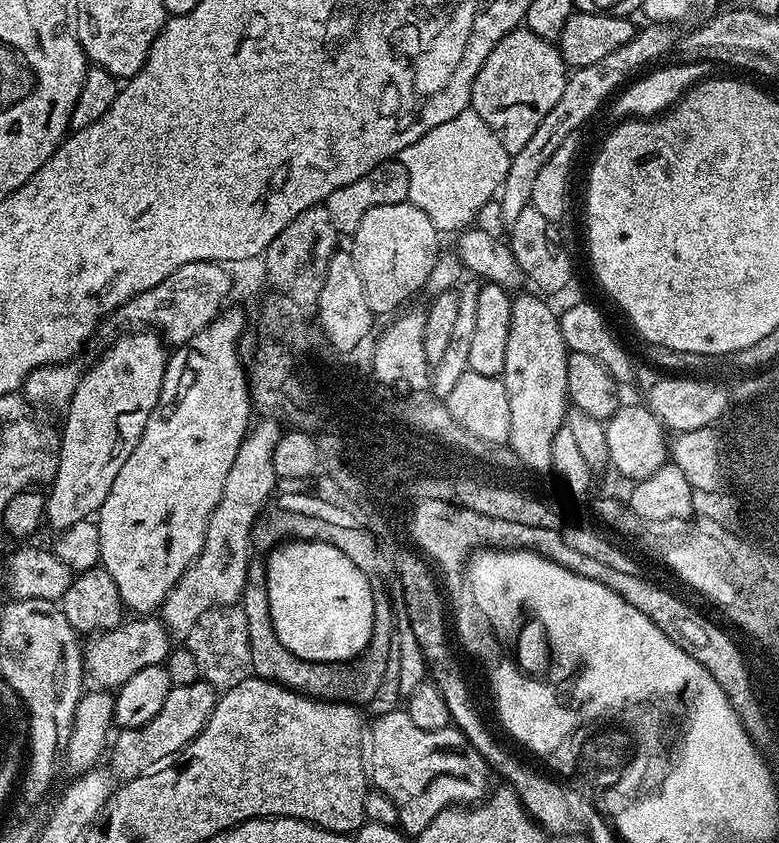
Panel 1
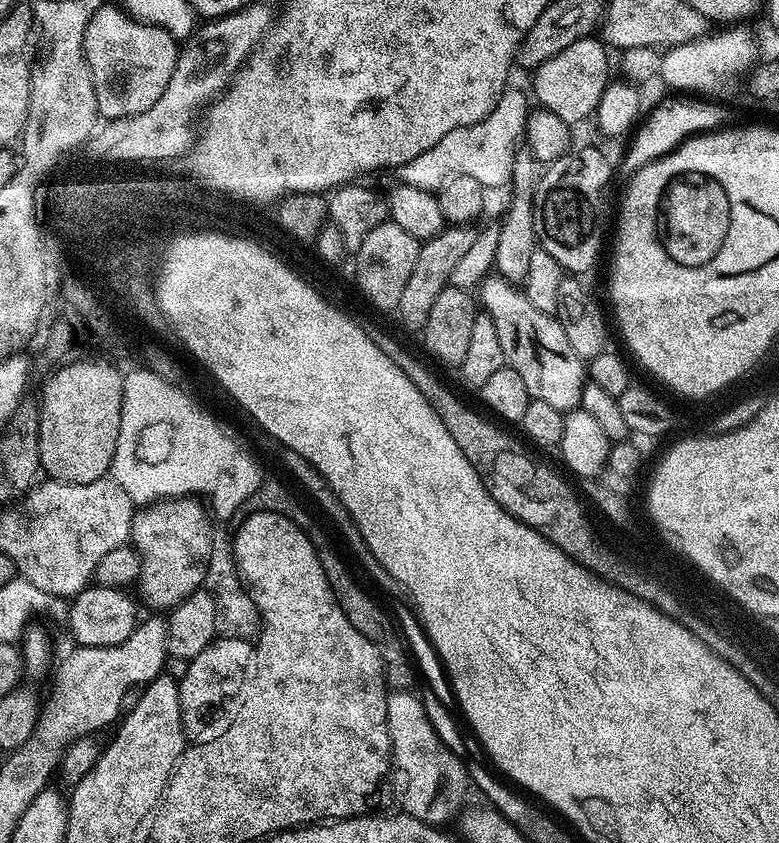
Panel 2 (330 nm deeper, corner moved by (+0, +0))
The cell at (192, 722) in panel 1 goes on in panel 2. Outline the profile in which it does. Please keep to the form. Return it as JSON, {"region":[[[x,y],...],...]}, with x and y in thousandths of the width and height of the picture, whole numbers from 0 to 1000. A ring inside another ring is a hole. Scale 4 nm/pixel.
{"region":[[[284,757],[273,759],[270,766],[264,766],[264,771],[259,771],[259,776],[243,783],[239,802],[228,808],[231,855],[236,859],[236,871],[243,879],[254,883],[275,880],[275,875],[280,875],[280,871],[285,871],[293,865],[294,855],[277,848],[298,829],[302,832],[315,820],[325,788],[326,769],[320,760]]]}

